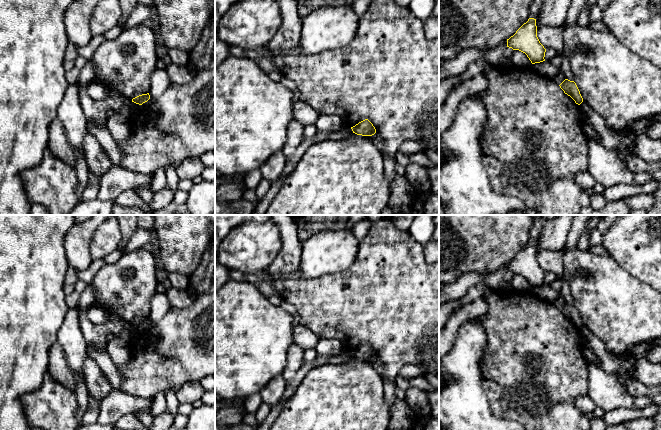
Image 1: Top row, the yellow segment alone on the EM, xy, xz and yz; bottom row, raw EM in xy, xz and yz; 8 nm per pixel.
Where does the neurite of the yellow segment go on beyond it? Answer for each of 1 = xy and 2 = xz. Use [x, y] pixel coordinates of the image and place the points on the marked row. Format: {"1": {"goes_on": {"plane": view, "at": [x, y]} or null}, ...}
{"1": {"goes_on": null}, "2": {"goes_on": null}}

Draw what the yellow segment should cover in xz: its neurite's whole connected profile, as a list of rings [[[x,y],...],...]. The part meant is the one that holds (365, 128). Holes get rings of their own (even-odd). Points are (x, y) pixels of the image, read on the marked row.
[[[368,119],[359,122],[355,126],[351,127],[351,129],[353,133],[362,136],[372,136],[376,133],[375,127]]]

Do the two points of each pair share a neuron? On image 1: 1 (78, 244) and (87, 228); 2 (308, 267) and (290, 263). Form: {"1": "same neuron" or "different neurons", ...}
{"1": "same neuron", "2": "different neurons"}

